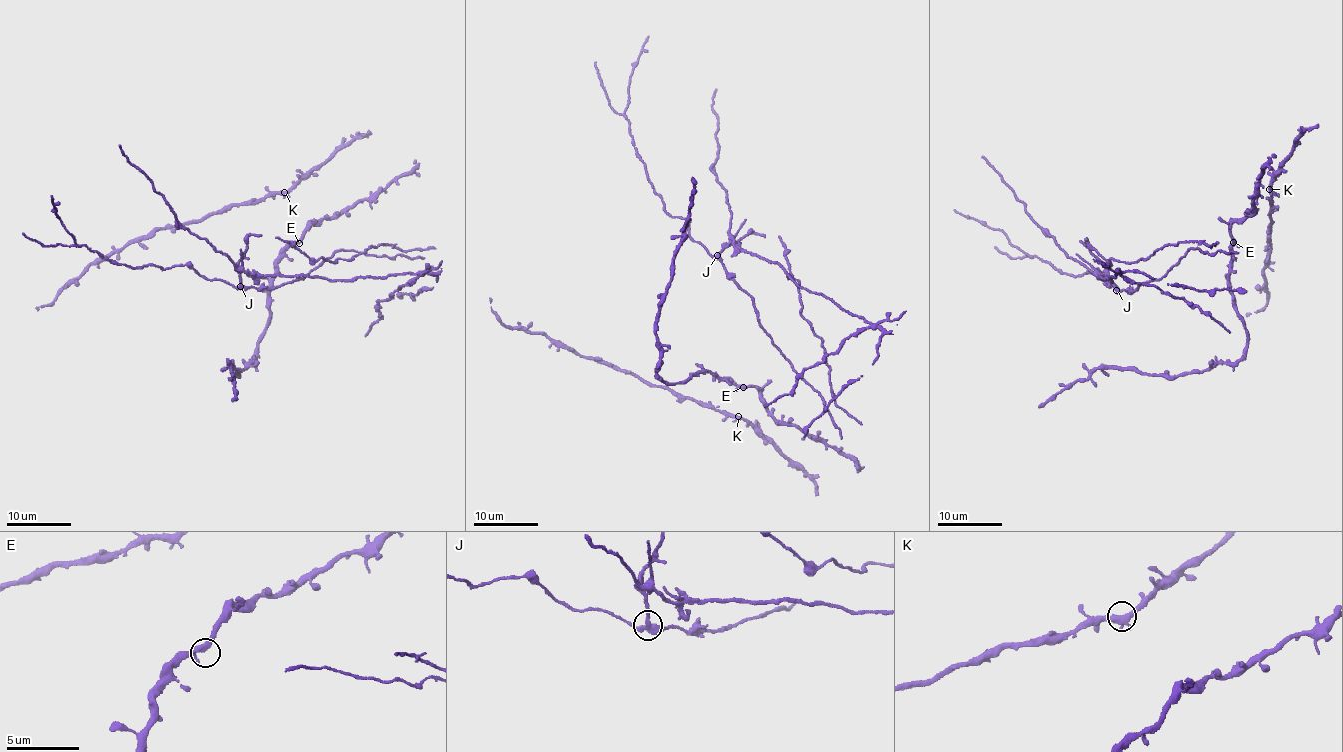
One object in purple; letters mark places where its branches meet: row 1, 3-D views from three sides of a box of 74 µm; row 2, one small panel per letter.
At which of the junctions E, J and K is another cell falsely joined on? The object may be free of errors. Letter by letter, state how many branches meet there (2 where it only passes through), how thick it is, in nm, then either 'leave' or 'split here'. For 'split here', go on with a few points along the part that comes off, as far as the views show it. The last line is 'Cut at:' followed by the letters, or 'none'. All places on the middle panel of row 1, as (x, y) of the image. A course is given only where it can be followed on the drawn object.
E: branches 3; calibre 280 nm; leave
J: branches 3; calibre 320 nm; split here
K: branches 3; calibre 340 nm; leave
Cut at: J

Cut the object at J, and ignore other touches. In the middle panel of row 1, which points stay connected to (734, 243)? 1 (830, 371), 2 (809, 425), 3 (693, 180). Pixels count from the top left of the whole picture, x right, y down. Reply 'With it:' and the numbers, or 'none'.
With it: 2

